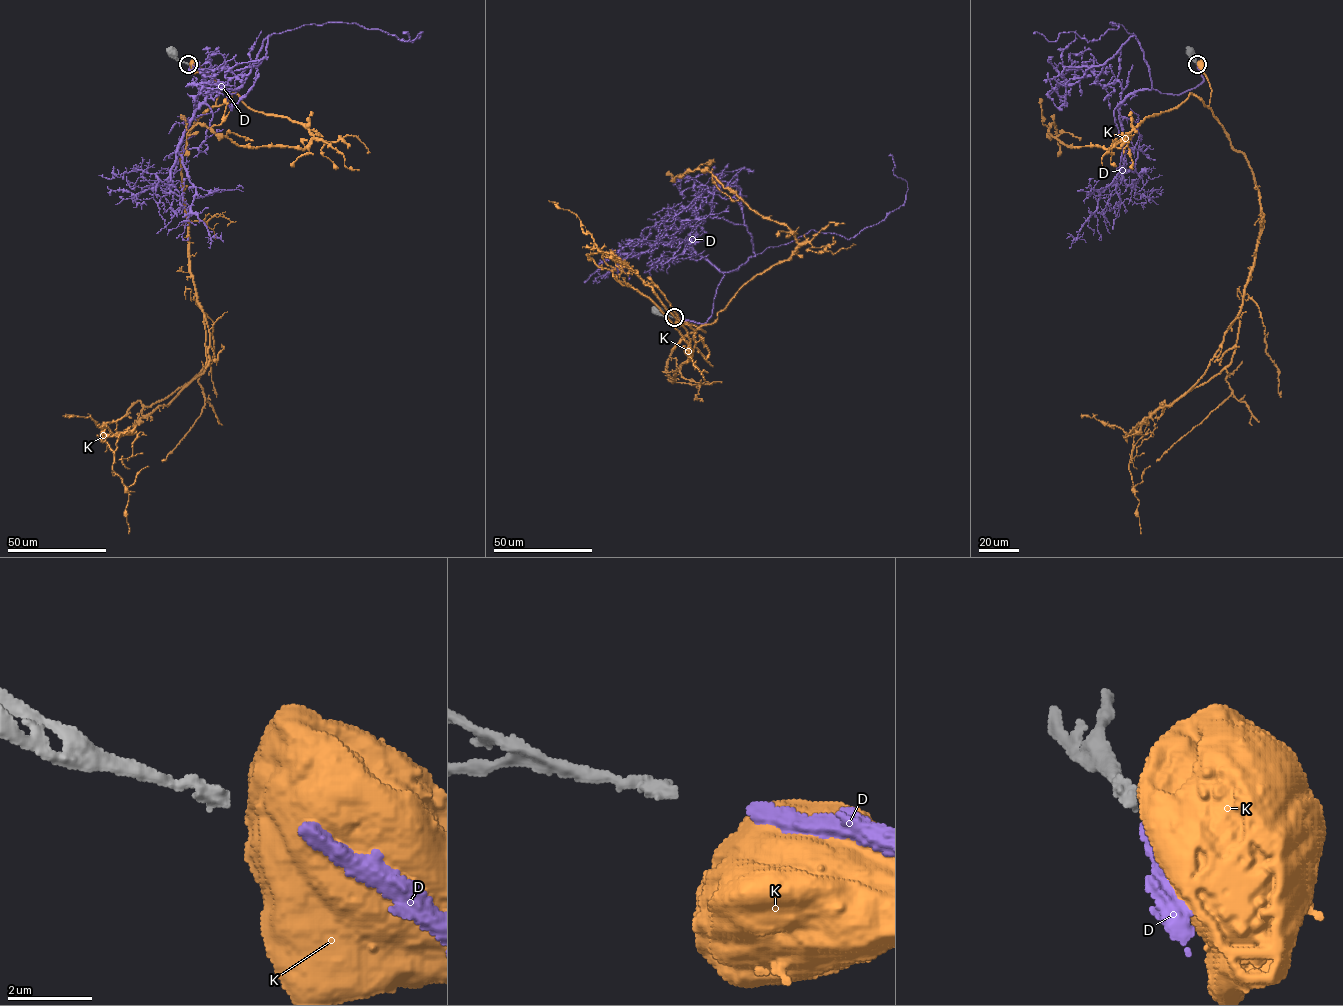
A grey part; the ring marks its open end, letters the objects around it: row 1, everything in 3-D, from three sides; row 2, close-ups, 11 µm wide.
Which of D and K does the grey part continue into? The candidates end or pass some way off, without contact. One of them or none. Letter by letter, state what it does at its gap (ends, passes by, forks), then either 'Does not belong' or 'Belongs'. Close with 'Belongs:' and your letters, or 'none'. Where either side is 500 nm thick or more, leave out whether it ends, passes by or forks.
D: It ends there. Belongs
K: Does not belong
Belongs: D

